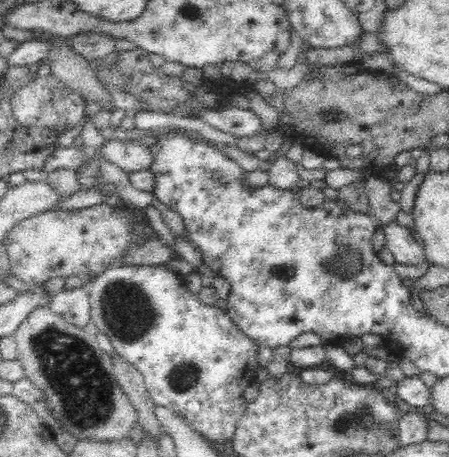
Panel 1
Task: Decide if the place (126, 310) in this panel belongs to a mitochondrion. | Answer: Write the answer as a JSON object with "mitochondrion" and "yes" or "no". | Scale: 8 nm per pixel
{"mitochondrion":"yes"}

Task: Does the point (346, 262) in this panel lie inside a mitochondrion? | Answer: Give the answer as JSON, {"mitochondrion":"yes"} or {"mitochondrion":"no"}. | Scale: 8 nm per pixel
{"mitochondrion":"yes"}

